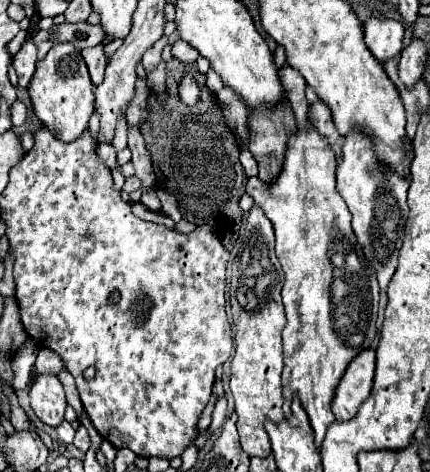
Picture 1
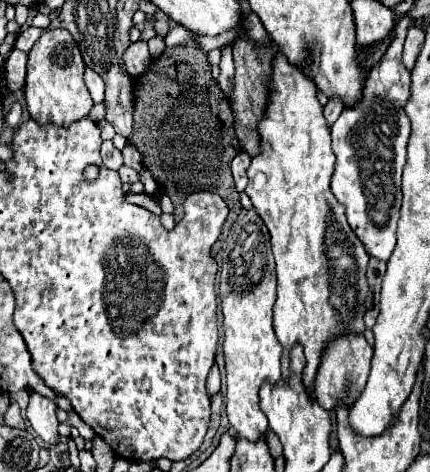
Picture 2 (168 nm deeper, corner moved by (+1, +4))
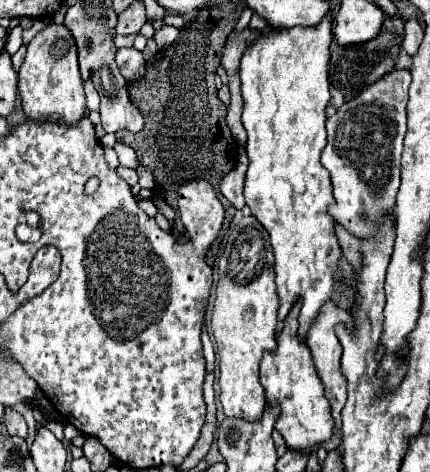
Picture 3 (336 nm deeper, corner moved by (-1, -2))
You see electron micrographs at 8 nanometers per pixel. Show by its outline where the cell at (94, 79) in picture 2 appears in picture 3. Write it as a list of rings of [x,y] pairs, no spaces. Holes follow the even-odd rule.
[[[91,81],[83,83],[85,87],[85,99],[87,99],[87,111],[97,111],[99,109],[99,95],[95,91],[95,87],[91,85]]]

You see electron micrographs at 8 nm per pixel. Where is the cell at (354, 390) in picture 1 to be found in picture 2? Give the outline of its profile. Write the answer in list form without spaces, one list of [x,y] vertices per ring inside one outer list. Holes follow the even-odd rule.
[[[349,333],[345,337],[337,337],[335,341],[331,341],[329,347],[325,349],[319,373],[315,377],[317,403],[321,403],[323,409],[335,409],[339,401],[343,401],[345,405],[353,405],[365,387],[371,367],[371,357],[373,357],[373,347],[365,341],[363,335]]]

